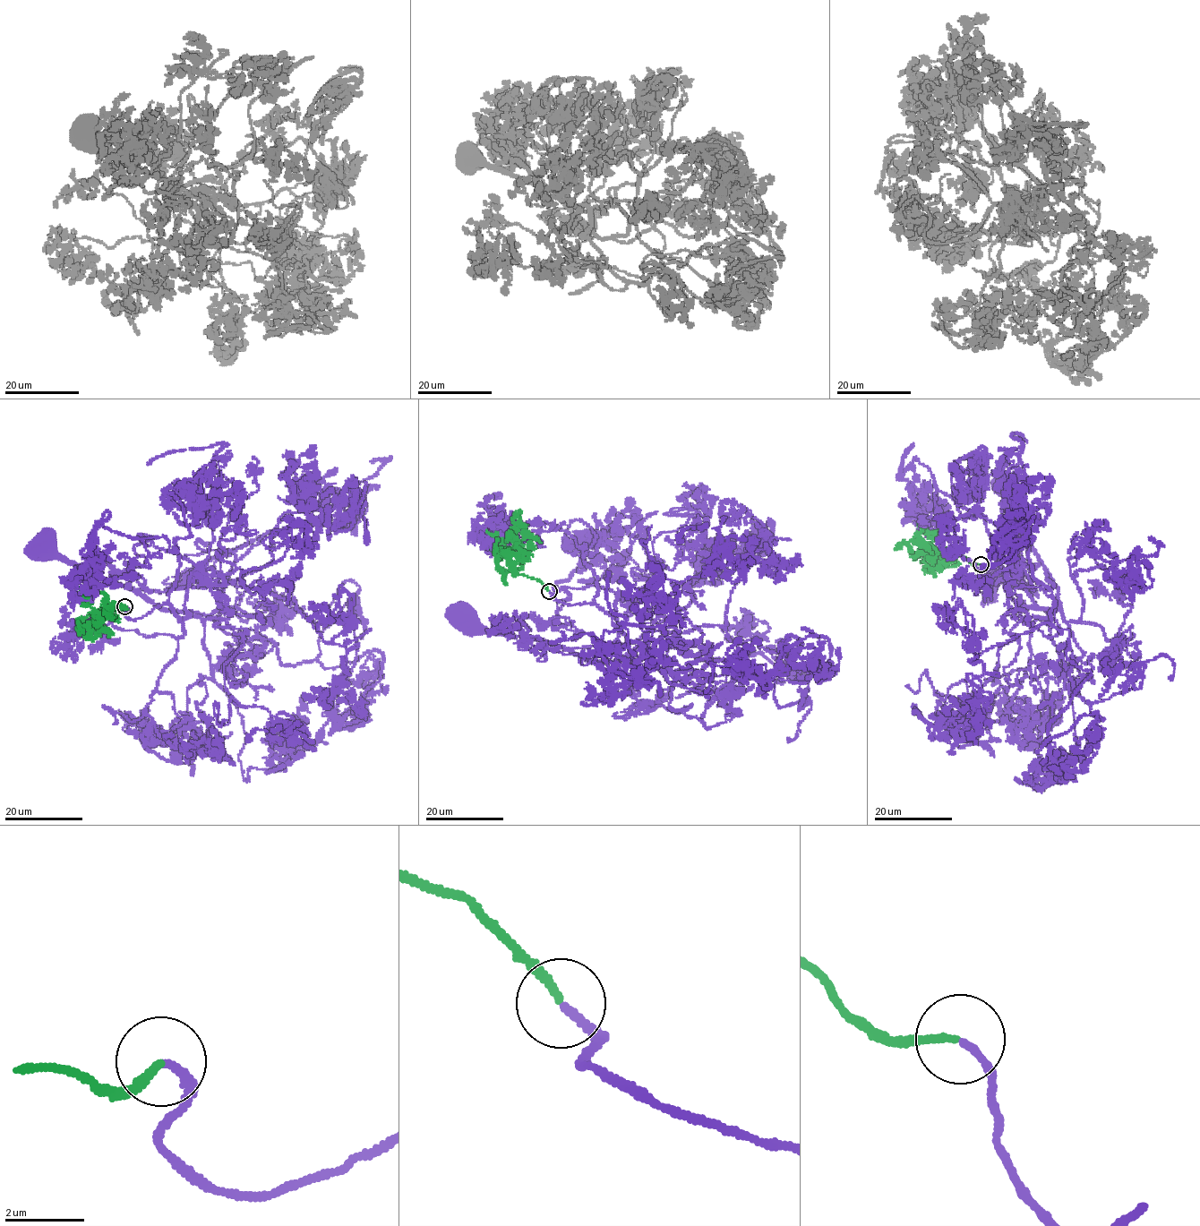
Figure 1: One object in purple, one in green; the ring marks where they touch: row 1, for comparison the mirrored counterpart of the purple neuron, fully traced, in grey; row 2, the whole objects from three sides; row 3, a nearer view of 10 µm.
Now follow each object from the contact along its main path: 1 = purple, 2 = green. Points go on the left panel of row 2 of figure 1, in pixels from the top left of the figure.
1: (124, 606), (132, 620), (167, 604), (179, 620), (196, 571), (244, 583), (131, 590), (38, 546)
2: (124, 606), (119, 610), (112, 606), (92, 613), (112, 604), (114, 607), (105, 613), (114, 620)

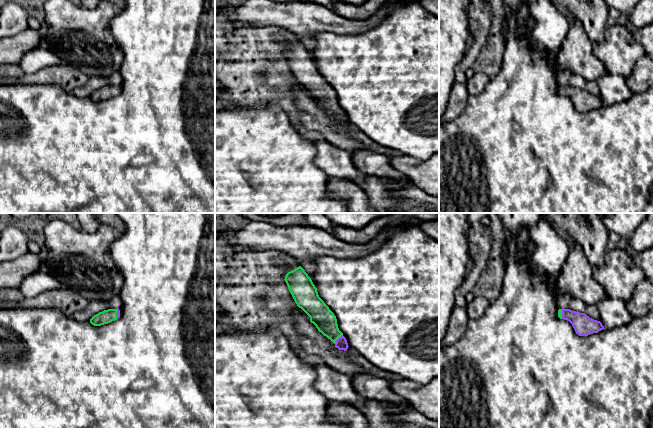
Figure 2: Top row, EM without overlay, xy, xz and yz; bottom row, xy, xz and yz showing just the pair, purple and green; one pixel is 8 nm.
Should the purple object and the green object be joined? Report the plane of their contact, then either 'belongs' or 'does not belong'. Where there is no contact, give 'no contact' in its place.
xz | belongs

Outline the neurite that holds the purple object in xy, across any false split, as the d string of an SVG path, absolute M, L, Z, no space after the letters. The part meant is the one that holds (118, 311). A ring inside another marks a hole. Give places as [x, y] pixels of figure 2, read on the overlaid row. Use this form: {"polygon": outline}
{"polygon": "M108 309L104 310L102 312L99 312L98 314L94 315L90 319L90 323L94 326L101 326L104 324L108 324L112 321L117 320L120 317L120 310L117 309Z"}

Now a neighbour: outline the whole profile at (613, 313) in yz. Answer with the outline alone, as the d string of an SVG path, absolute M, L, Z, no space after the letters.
M605 296L596 303L599 321L605 329L613 329L629 324L633 317L627 310L626 303L620 299Z

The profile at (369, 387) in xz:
M355 373L351 375L352 385L362 399L385 402L395 411L405 410L410 404L397 395L390 387L390 383L367 373Z

